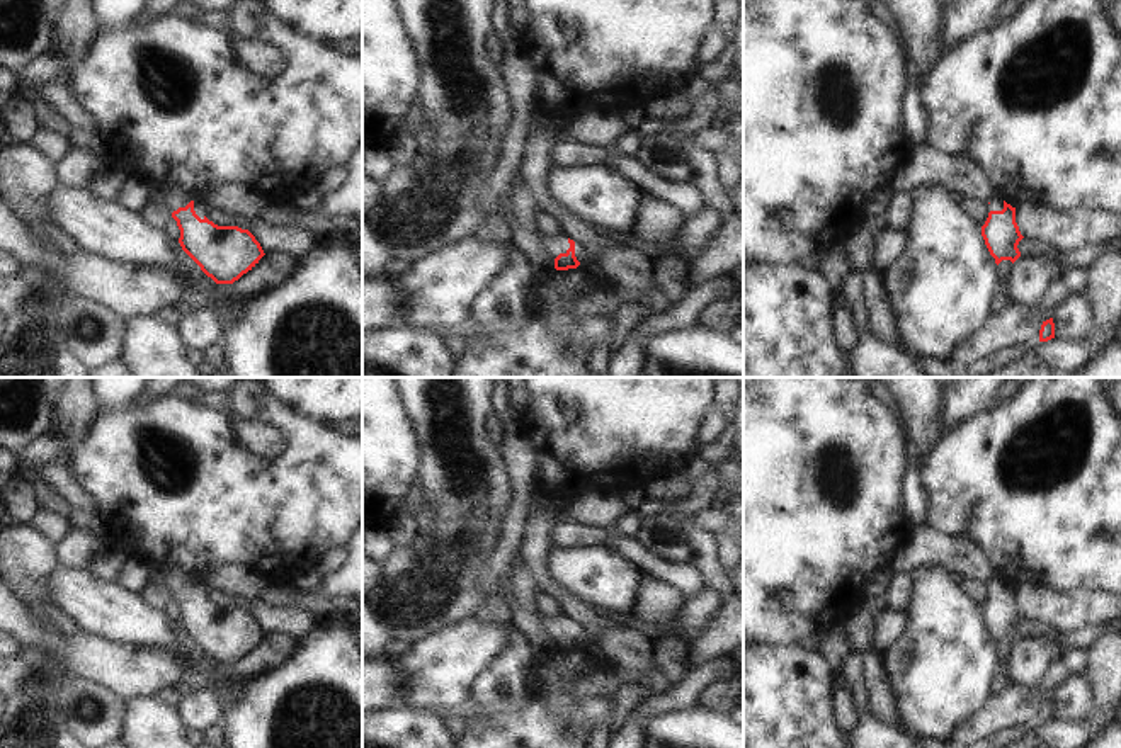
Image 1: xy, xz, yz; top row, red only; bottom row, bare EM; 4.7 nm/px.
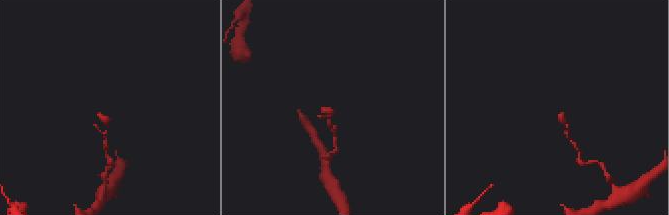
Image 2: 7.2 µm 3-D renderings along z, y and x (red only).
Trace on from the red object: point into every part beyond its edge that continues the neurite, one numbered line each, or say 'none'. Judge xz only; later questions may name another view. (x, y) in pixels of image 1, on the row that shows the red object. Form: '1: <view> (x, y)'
1: xz (557, 245)

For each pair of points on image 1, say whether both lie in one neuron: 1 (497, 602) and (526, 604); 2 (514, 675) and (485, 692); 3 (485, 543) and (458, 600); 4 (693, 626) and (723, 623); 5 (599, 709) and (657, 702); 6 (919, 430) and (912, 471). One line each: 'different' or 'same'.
1: different
2: same
3: same
4: different
5: different
6: different

